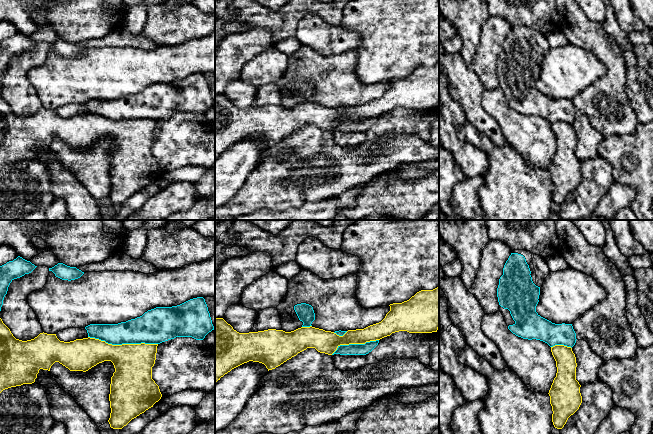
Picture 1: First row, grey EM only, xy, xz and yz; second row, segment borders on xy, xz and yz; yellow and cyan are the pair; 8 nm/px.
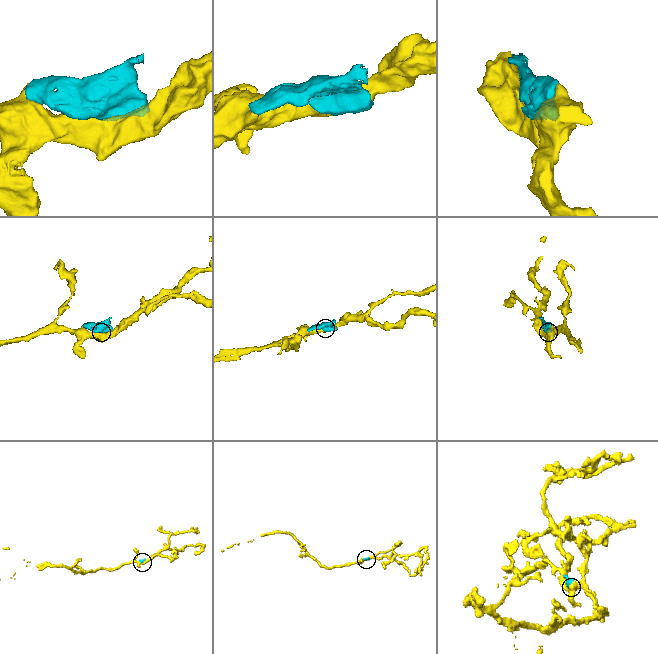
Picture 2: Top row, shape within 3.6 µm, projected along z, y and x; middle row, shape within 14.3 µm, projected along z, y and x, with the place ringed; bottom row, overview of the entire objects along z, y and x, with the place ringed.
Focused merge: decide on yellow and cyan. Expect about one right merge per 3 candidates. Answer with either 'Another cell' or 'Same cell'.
Another cell

